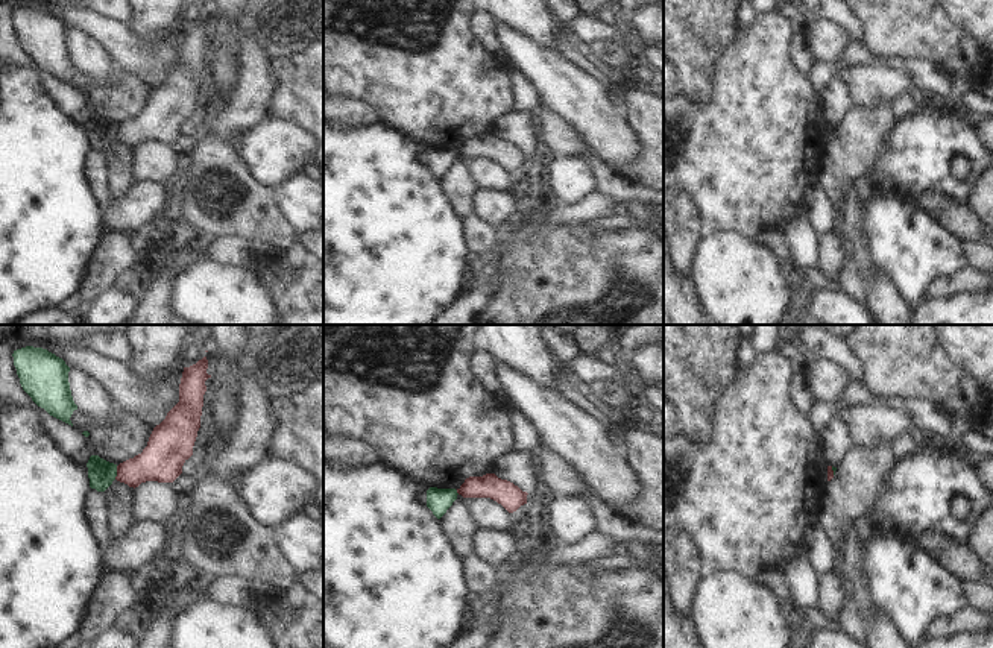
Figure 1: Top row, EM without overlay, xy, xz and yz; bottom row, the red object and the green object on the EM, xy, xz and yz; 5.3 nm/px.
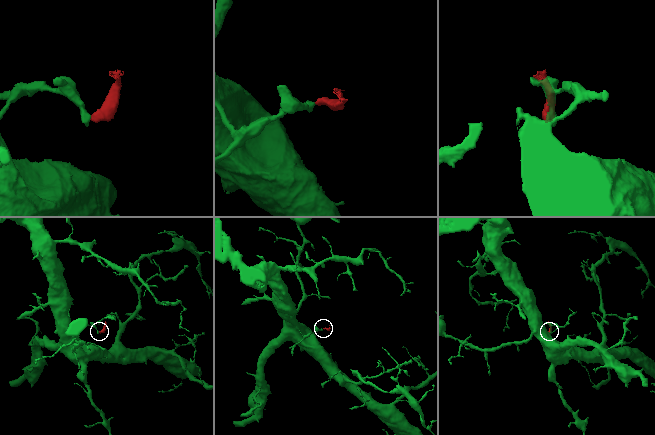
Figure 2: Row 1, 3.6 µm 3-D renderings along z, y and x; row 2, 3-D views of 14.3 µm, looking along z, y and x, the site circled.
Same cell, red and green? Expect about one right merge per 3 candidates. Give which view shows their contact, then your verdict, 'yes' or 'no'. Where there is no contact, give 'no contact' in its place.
xy | no

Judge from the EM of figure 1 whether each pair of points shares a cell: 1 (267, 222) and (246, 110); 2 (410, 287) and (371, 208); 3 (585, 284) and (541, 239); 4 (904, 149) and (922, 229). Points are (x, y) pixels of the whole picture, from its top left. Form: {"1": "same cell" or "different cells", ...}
{"1": "same cell", "2": "same cell", "3": "same cell", "4": "different cells"}

